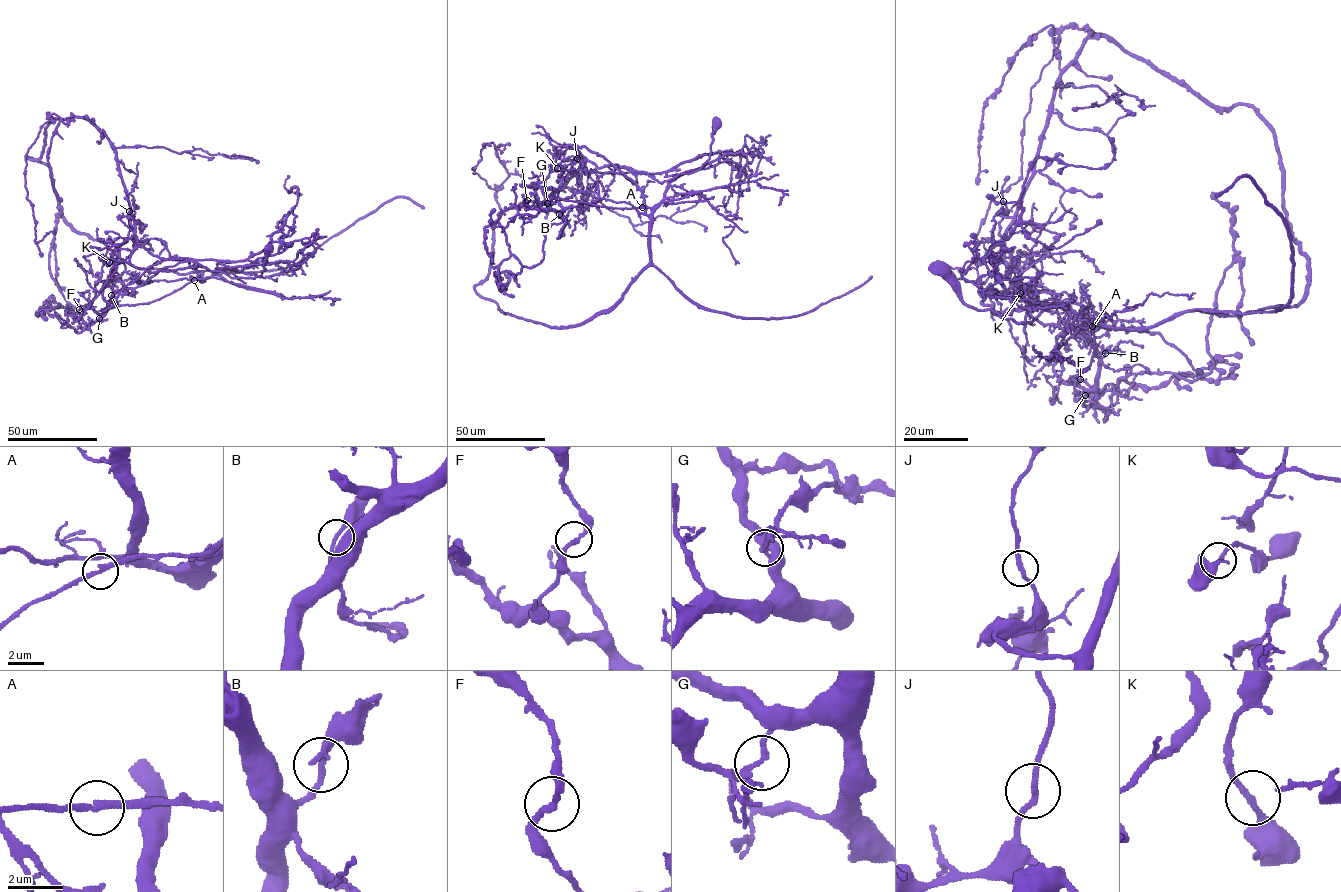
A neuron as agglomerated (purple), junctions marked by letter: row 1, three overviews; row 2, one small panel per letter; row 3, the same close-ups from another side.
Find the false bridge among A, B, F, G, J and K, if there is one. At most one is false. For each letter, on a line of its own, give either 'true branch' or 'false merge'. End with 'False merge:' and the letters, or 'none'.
A: true branch
B: true branch
F: true branch
G: false merge
J: true branch
K: true branch
False merge: G

